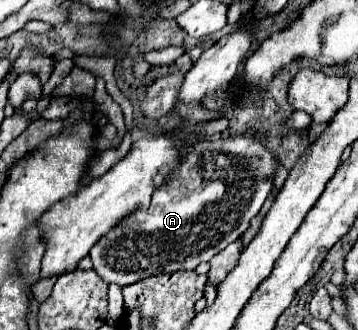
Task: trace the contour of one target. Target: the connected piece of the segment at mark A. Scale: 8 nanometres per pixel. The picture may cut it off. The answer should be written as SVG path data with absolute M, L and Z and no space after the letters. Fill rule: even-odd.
M236 136L226 140L202 140L198 146L186 152L182 164L152 196L148 210L138 210L122 220L114 230L110 230L94 248L90 250L90 258L94 262L94 270L106 280L108 284L128 286L138 280L144 280L154 274L162 272L176 272L176 270L194 270L200 262L210 262L220 250L224 250L230 242L240 238L268 198L272 190L272 176L274 176L274 154L258 140L248 136Z

